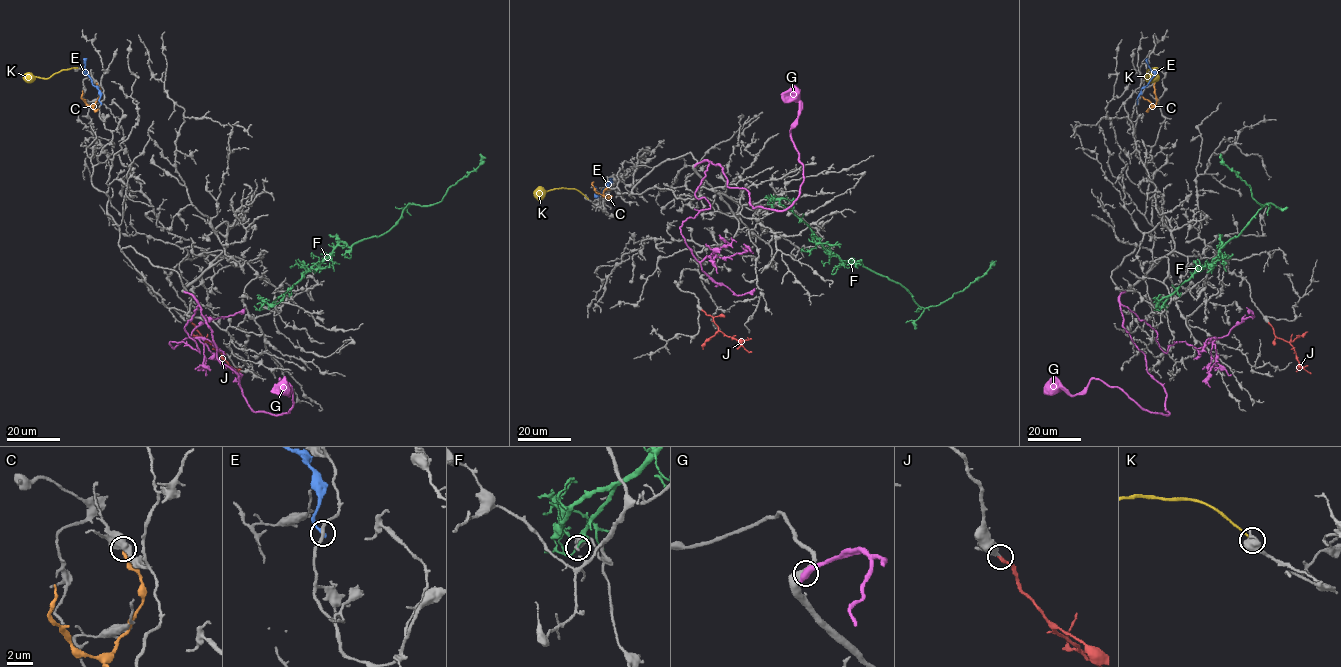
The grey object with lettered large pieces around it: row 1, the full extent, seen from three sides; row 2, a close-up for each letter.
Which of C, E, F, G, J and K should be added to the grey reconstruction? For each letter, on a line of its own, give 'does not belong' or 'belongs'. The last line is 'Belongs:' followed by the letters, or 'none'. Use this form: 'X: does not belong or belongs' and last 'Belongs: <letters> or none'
C: does not belong
E: does not belong
F: does not belong
G: belongs
J: belongs
K: does not belong
Belongs: G, J

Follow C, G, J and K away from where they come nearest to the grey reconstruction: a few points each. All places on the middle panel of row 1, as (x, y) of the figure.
C: (607, 196), (611, 196), (609, 198), (594, 190), (593, 181)
G: (695, 165), (718, 164), (754, 208), (786, 209), (803, 166), (790, 132), (799, 102), (781, 94)
J: (702, 310), (713, 318), (719, 330), (752, 352)
K: (586, 197), (575, 189), (564, 188), (539, 189), (534, 195)

